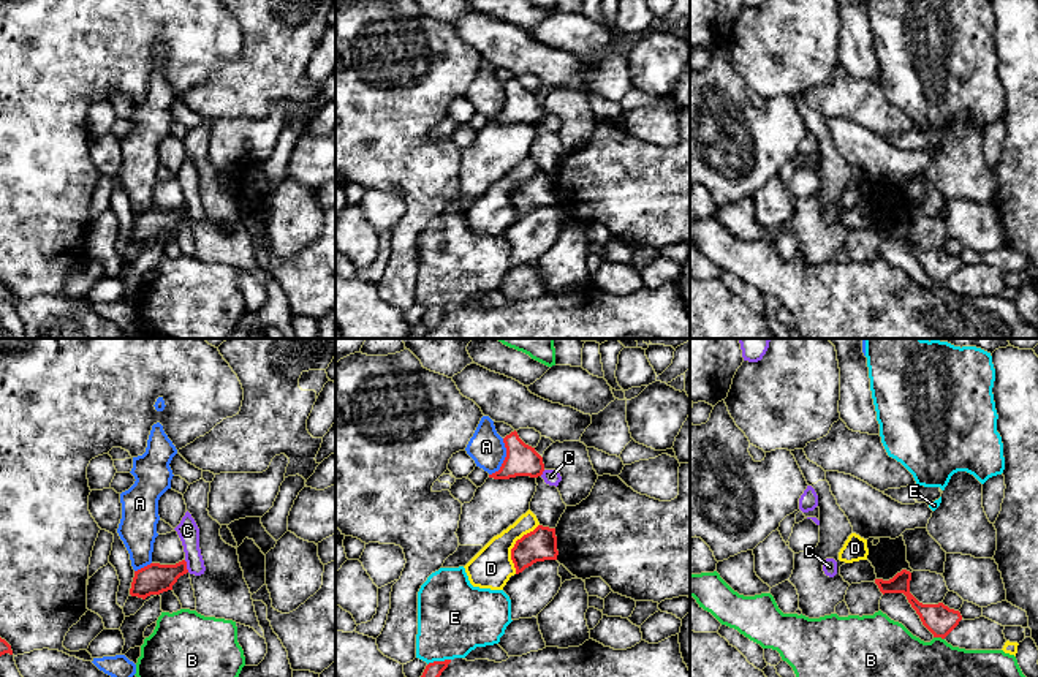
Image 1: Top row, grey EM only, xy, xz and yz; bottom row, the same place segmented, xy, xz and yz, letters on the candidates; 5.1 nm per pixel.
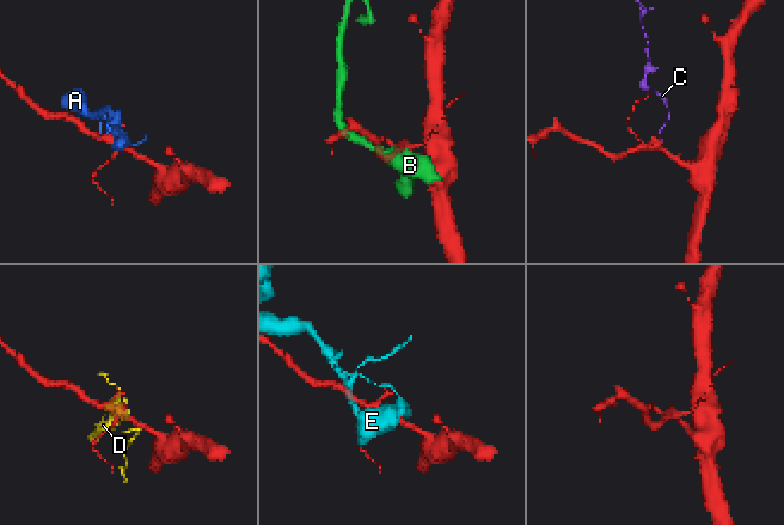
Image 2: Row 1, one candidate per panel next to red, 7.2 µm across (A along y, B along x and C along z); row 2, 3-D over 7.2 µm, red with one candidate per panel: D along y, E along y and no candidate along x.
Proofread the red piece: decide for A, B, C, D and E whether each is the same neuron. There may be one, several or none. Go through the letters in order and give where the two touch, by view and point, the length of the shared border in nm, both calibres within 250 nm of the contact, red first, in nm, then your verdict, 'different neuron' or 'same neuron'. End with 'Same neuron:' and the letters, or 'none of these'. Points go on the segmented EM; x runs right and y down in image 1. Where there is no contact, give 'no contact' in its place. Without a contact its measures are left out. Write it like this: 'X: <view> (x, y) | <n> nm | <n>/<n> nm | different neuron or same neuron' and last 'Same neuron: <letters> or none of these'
A: xz (505, 459) | 200 nm | 160/180 nm | different neuron
B: yz (939, 636) | 60 nm | 160/260 nm | different neuron
C: xy (185, 567) | 70 nm | 160/110 nm | different neuron
D: xz (515, 546) | 280 nm | 160/200 nm | different neuron
E: xz (439, 661) | 120 nm | 80/380 nm | different neuron
Same neuron: none of these

